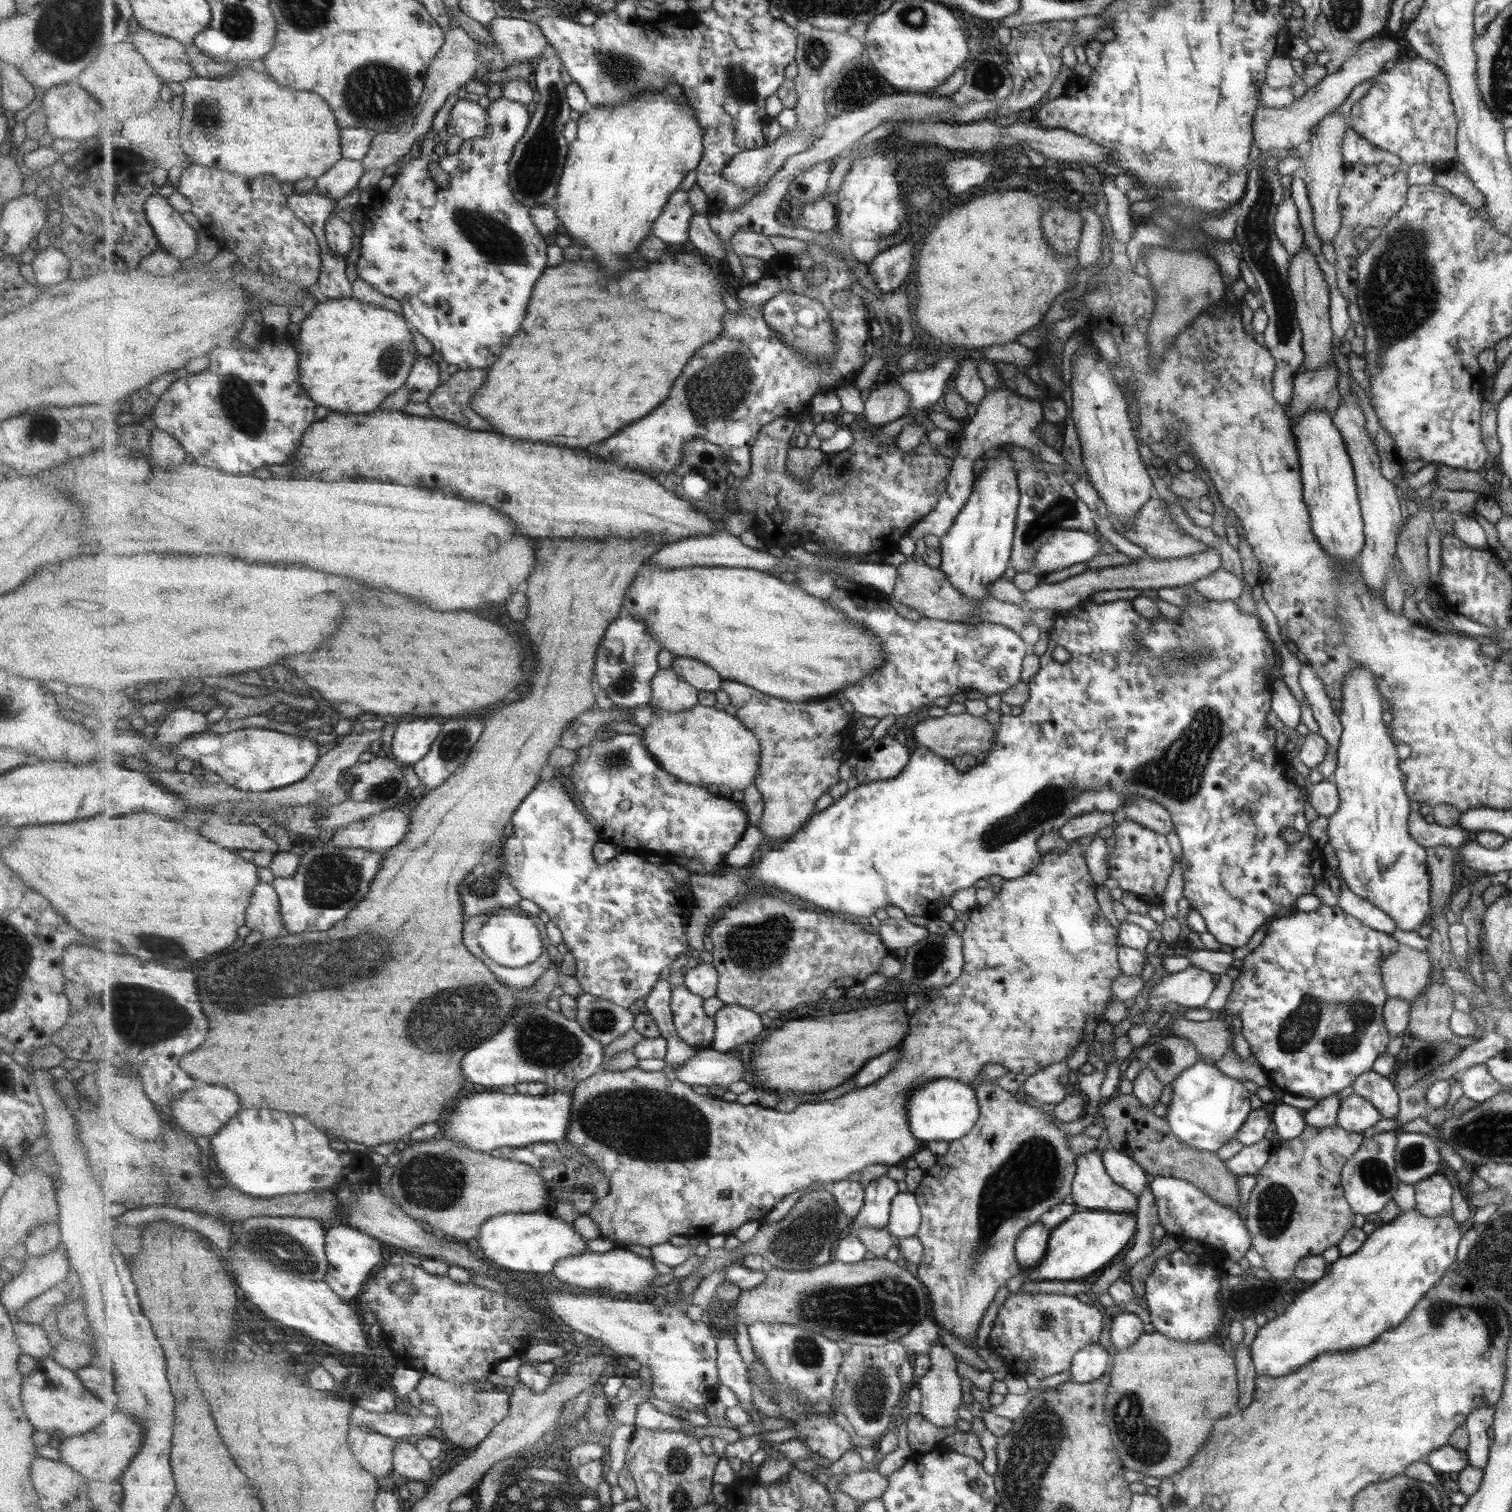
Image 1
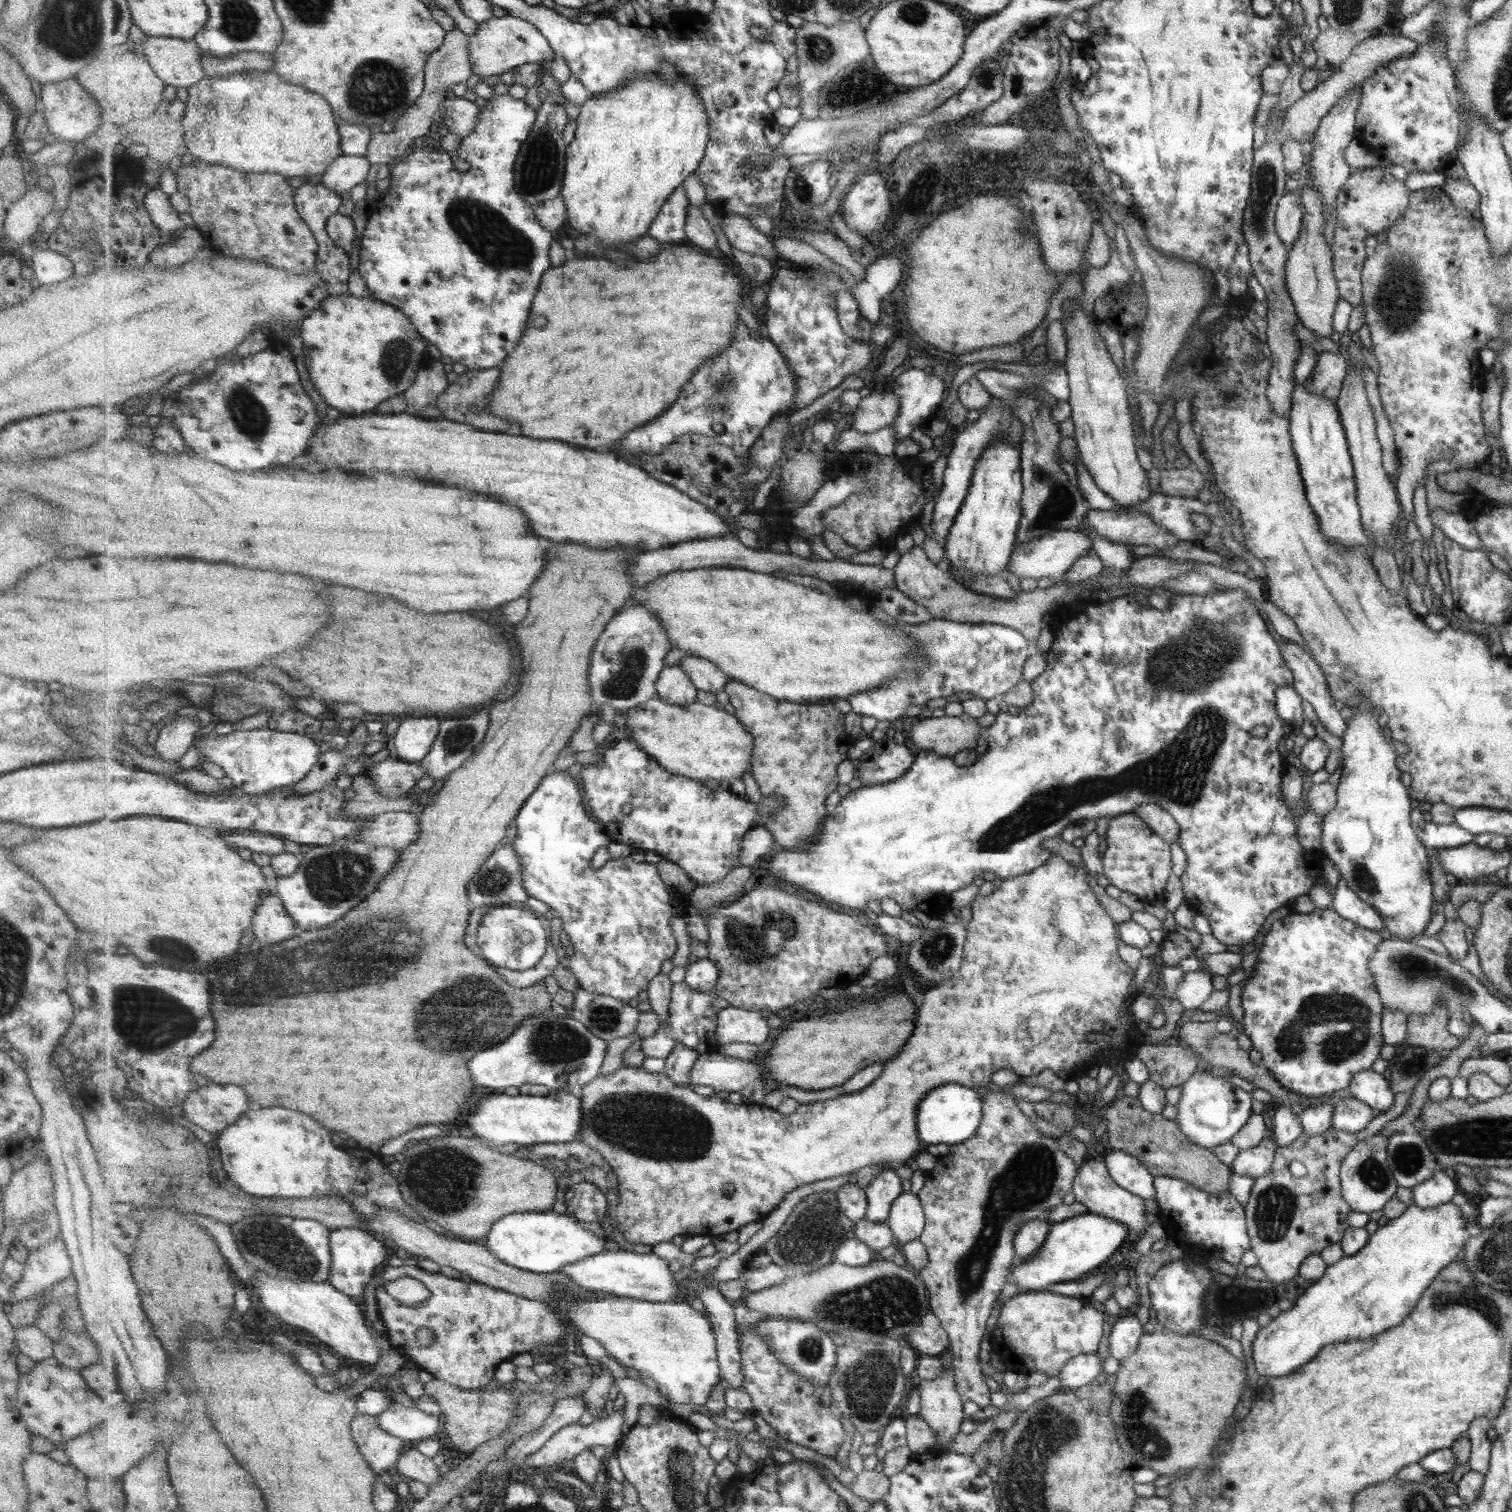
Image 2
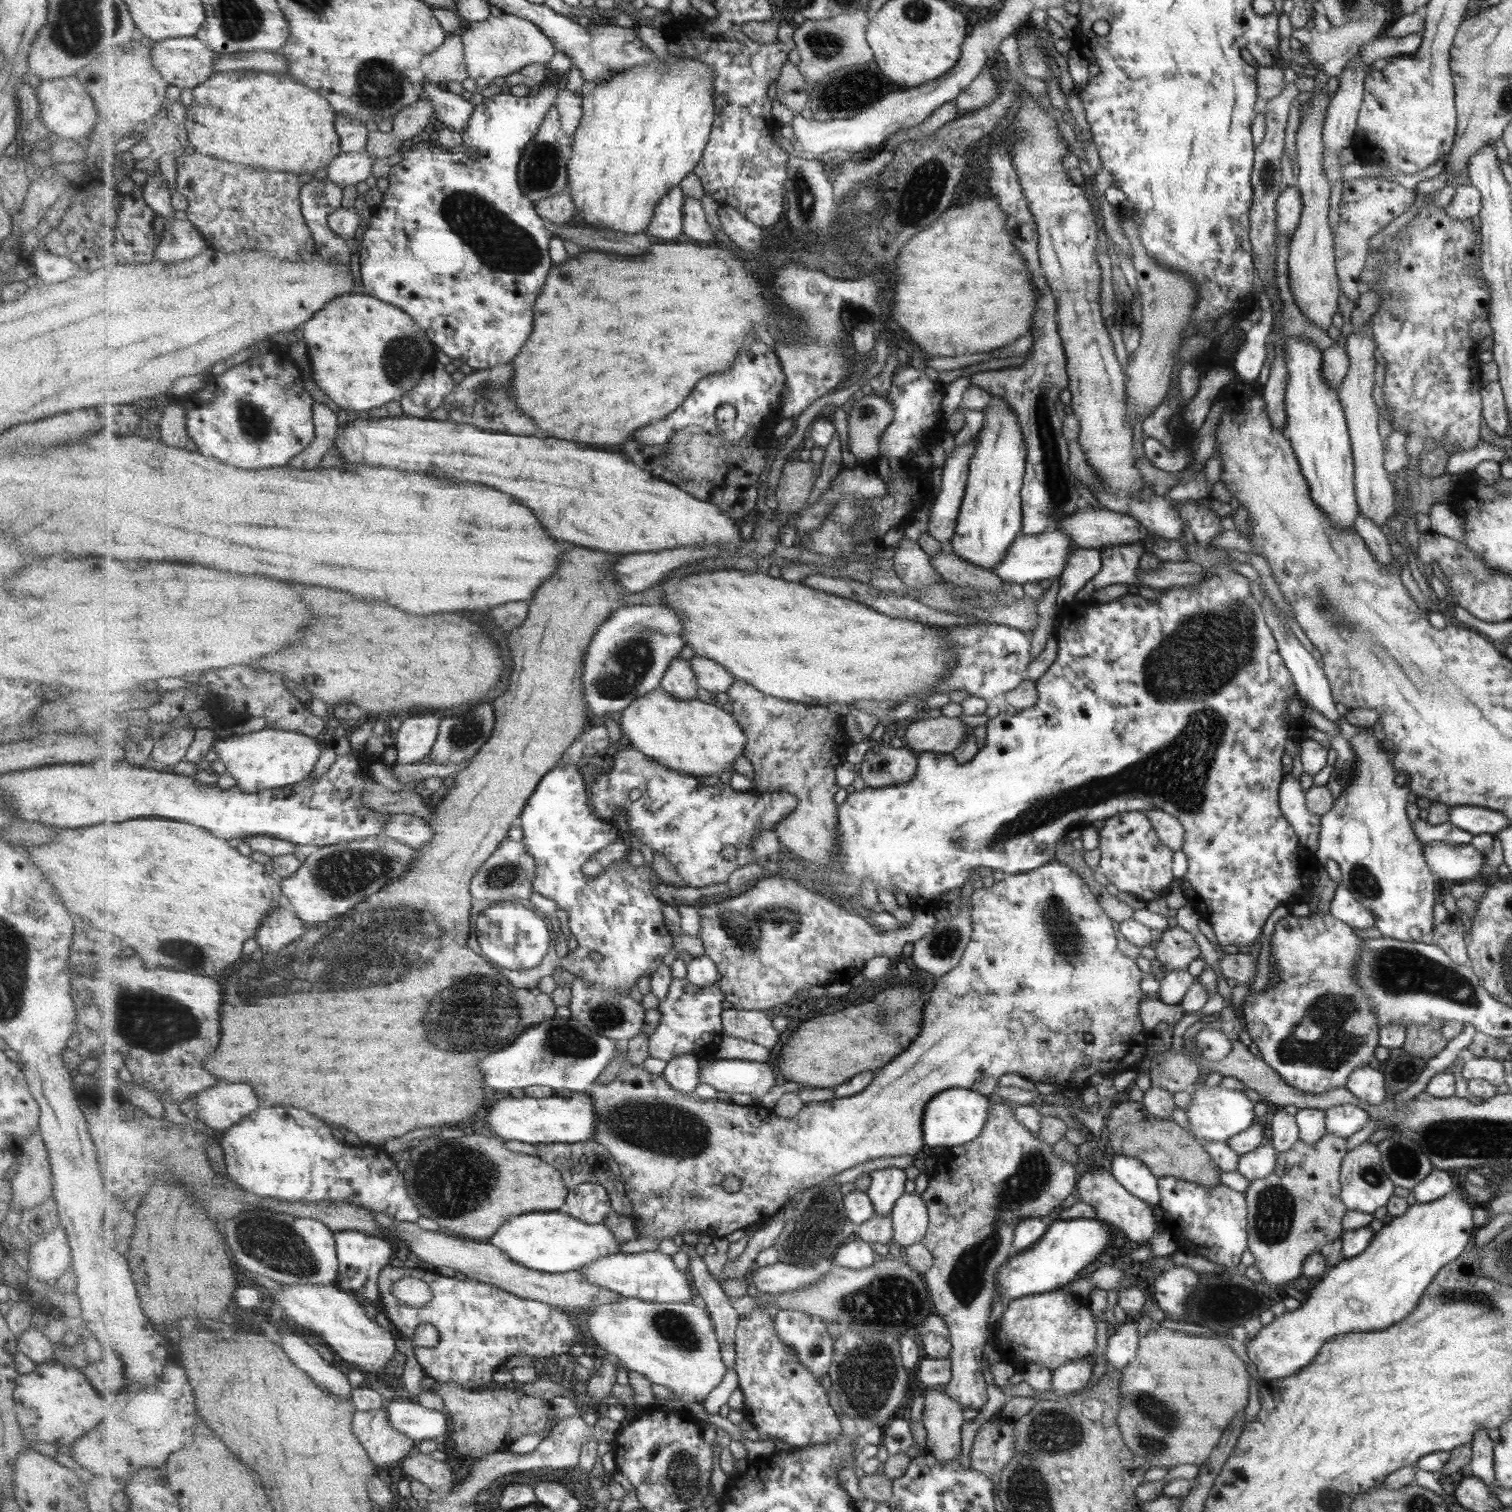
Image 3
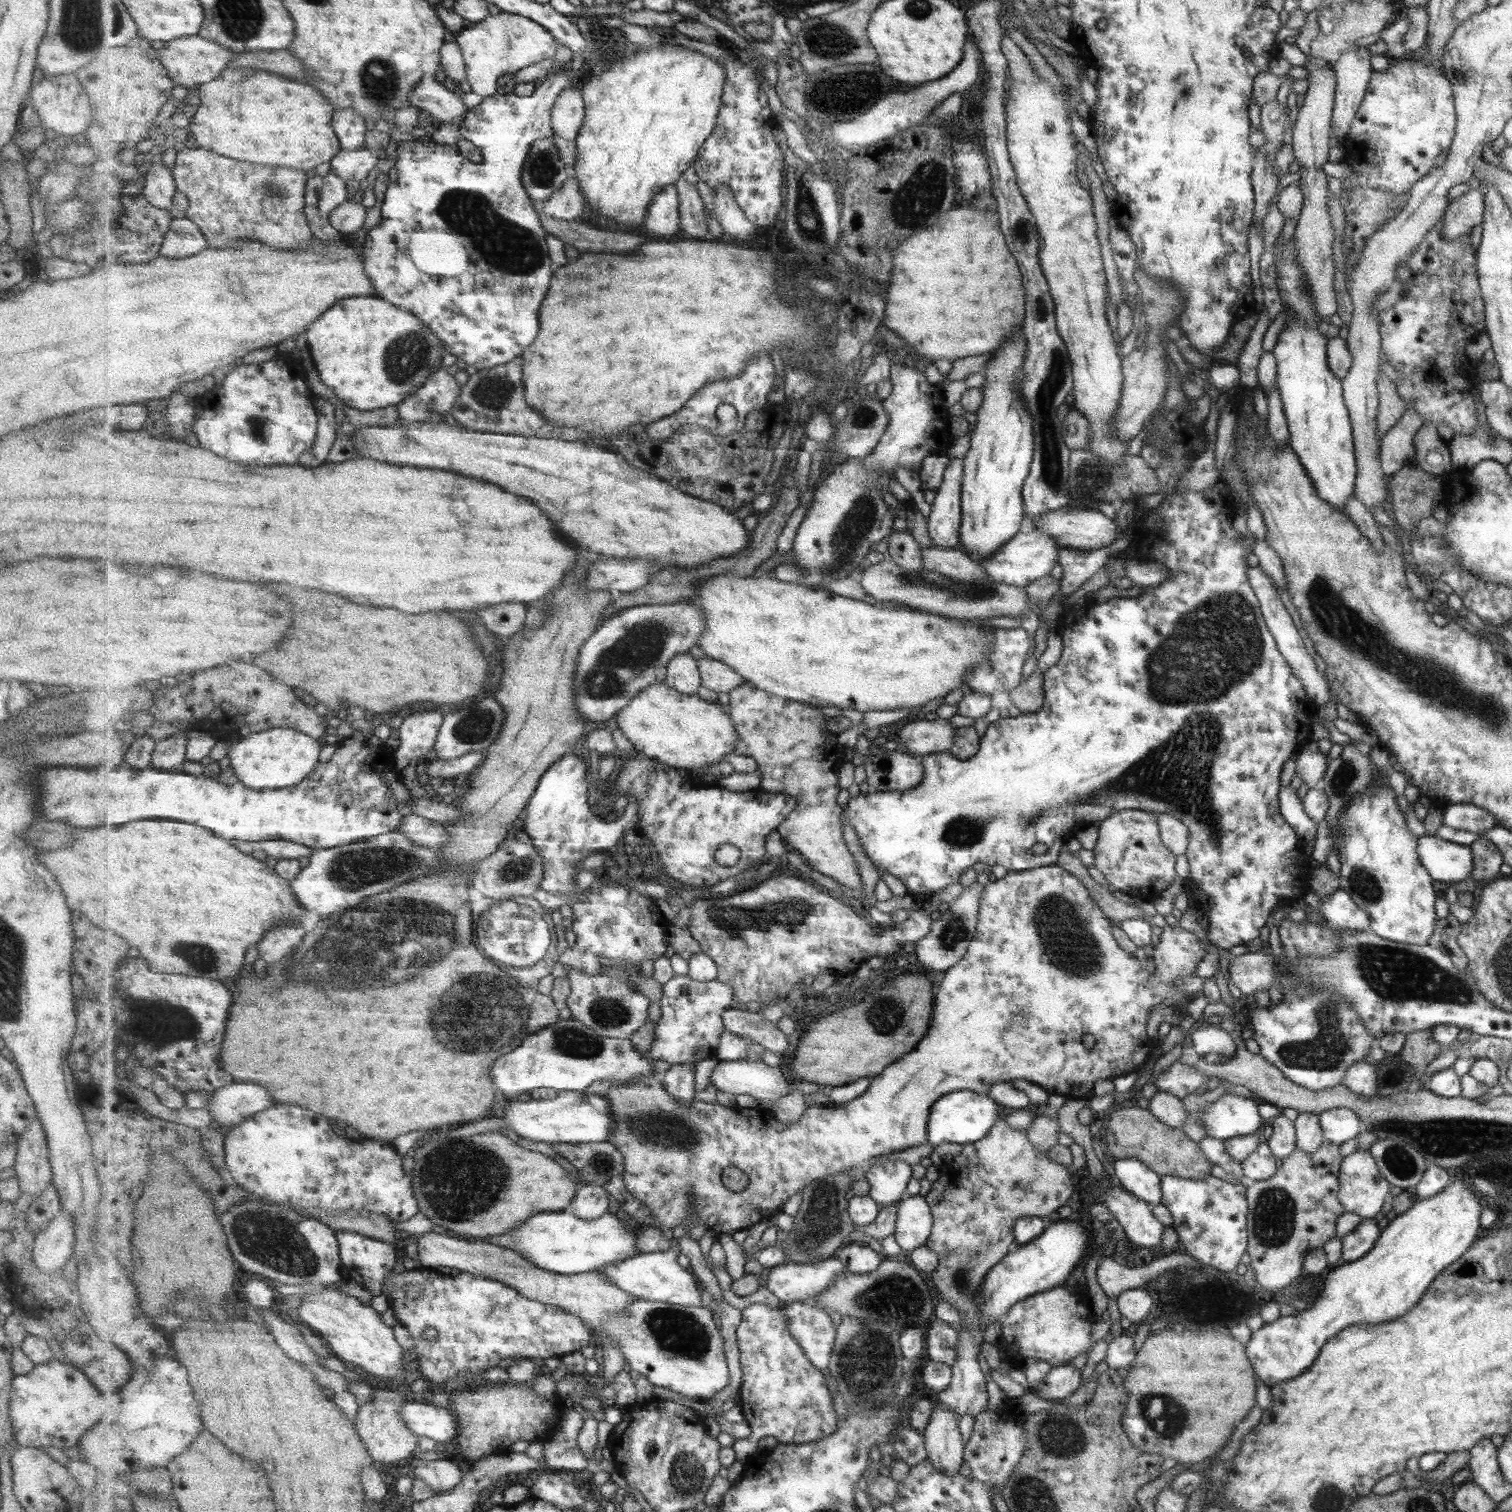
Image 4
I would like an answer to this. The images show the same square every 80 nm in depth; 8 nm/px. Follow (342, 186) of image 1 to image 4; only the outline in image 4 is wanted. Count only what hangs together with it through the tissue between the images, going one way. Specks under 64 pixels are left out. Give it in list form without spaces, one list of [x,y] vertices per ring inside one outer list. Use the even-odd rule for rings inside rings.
[[[370,148],[359,151],[342,151],[333,158],[331,170],[345,182],[363,180],[379,164],[379,156]]]

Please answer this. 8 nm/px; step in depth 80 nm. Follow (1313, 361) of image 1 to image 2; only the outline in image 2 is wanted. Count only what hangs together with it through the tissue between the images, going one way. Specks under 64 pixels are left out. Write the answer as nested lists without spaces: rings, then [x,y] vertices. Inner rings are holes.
[[[1306,174],[1306,179],[1307,183],[1297,189],[1303,208],[1300,237],[1288,252],[1284,277],[1286,278],[1286,289],[1299,322],[1307,330],[1311,330],[1315,336],[1327,338],[1331,334],[1331,312],[1335,308],[1335,301],[1339,299],[1338,289],[1333,271],[1333,254],[1331,248],[1325,245],[1321,235],[1325,219],[1320,209],[1320,198],[1318,192],[1312,189],[1308,174]]]

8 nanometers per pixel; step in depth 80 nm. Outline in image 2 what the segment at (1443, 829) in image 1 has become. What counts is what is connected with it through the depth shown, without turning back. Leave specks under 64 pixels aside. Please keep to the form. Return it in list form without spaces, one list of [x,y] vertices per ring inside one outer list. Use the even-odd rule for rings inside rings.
[[[1411,809],[1411,822],[1414,833],[1418,835],[1422,846],[1427,850],[1439,848],[1457,848],[1472,842],[1473,835],[1454,822],[1451,824],[1435,824],[1433,821],[1423,820],[1422,812],[1419,809]]]

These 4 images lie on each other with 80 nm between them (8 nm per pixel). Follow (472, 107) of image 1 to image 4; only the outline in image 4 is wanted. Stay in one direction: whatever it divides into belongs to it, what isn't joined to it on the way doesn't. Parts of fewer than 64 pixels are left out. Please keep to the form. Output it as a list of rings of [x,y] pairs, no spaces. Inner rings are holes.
[[[429,73],[424,74],[422,82],[411,93],[409,105],[421,108],[430,118],[441,120],[442,124],[463,119],[471,110],[465,106],[461,96],[447,90],[442,83],[437,82],[434,74]]]

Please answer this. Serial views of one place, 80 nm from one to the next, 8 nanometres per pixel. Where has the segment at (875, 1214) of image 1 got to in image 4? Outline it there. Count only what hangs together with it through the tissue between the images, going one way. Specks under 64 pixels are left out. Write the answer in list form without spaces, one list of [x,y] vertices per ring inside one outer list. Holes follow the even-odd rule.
[[[902,1160],[884,1161],[871,1167],[865,1177],[871,1184],[871,1198],[881,1207],[900,1202],[907,1194],[910,1167]]]

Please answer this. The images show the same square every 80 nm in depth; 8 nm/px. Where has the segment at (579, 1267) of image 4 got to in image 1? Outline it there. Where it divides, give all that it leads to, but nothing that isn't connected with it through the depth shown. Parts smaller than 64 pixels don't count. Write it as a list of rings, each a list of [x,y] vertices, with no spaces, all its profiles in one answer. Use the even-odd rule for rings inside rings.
[[[509,1213],[488,1218],[477,1236],[479,1248],[487,1261],[501,1268],[527,1274],[553,1273],[556,1262],[587,1250],[587,1242],[575,1231],[572,1224],[550,1214]]]

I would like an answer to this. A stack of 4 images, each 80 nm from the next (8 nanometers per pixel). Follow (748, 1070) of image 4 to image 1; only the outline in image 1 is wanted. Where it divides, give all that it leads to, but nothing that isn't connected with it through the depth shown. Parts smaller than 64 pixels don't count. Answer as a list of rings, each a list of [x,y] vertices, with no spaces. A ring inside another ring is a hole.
[[[713,1048],[702,1049],[693,1058],[683,1062],[669,1077],[689,1086],[728,1088],[731,1083],[743,1080],[743,1072],[745,1066],[741,1060]]]

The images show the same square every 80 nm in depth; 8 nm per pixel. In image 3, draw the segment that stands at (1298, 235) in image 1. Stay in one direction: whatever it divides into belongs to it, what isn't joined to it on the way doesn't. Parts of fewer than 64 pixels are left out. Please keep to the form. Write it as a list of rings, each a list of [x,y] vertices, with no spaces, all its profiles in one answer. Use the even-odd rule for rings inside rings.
[[[1285,186],[1283,192],[1277,197],[1275,205],[1274,222],[1279,235],[1288,236],[1290,239],[1299,223],[1301,205],[1300,194],[1296,187]]]

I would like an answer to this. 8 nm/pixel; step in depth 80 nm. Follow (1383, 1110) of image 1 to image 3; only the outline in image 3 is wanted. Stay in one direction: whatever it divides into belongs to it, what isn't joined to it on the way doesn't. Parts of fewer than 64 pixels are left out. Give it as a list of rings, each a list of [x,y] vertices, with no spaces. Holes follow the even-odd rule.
[[[1369,1065],[1355,1069],[1347,1078],[1344,1088],[1355,1098],[1371,1106],[1381,1105],[1383,1102],[1383,1074]]]

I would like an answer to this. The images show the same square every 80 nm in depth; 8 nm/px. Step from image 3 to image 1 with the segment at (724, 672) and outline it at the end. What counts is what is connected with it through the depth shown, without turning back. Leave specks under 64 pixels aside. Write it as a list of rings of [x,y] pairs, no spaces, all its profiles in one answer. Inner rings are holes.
[[[675,656],[669,668],[700,691],[715,692],[724,681],[711,665],[693,658]]]

